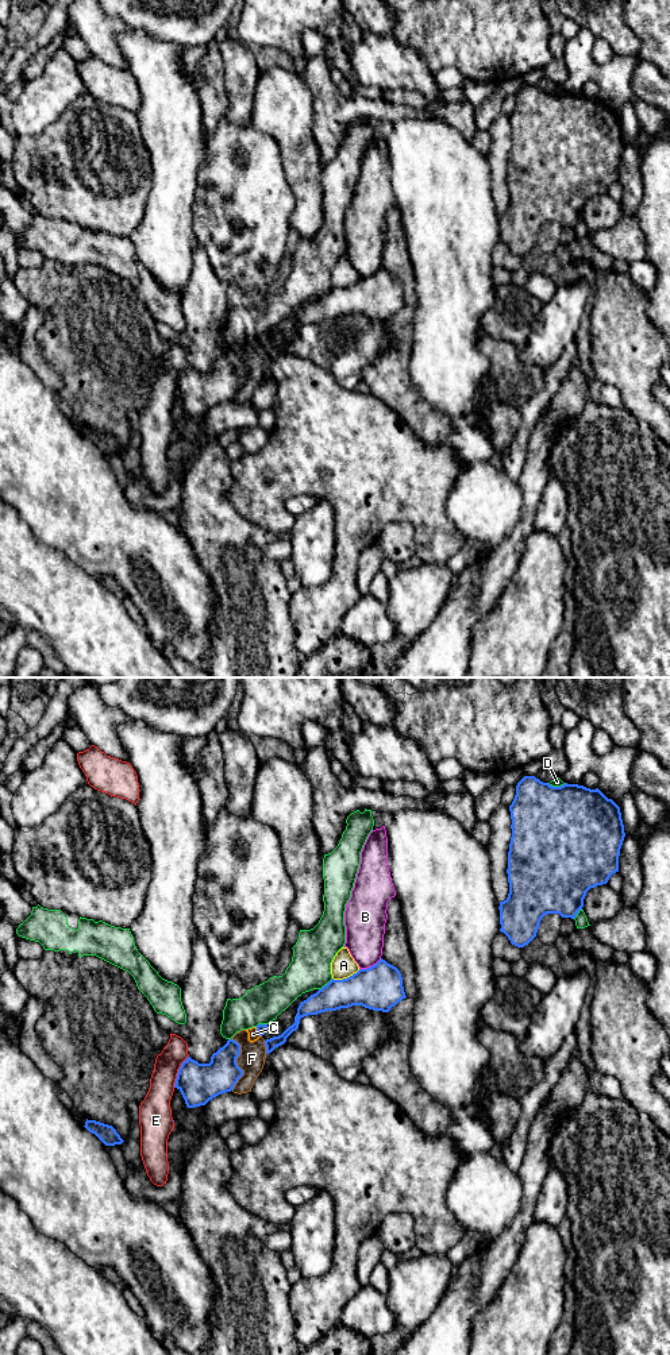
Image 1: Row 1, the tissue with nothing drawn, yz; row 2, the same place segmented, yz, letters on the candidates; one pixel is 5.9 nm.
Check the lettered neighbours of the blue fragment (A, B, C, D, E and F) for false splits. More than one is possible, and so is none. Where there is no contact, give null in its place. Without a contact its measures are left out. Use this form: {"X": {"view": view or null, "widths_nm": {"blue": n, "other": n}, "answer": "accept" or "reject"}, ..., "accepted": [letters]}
{"A": {"view": "yz", "widths_nm": {"blue": 280, "other": 140}, "answer": "reject"}, "B": {"view": "yz", "widths_nm": {"blue": 280, "other": 240}, "answer": "reject"}, "C": {"view": "yz", "widths_nm": {"blue": 60, "other": 60}, "answer": "reject"}, "D": {"view": "yz", "widths_nm": {"blue": 220, "other": 240}, "answer": "reject"}, "E": {"view": "yz", "widths_nm": {"blue": 240, "other": 170}, "answer": "reject"}, "F": {"view": "yz", "widths_nm": {"blue": 240, "other": 160}, "answer": "reject"}, "accepted": []}

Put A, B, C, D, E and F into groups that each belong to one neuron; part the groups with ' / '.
A / B / C F / D / E

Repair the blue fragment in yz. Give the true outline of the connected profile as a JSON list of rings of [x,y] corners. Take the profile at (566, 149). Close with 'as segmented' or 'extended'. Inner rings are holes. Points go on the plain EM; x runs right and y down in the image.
[[[524,85],[509,115],[512,146],[508,161],[509,202],[500,211],[500,240],[512,254],[524,256],[547,223],[574,228],[590,197],[607,193],[619,181],[625,146],[620,116],[598,97],[565,92],[552,96],[535,85]]]; as segmented

